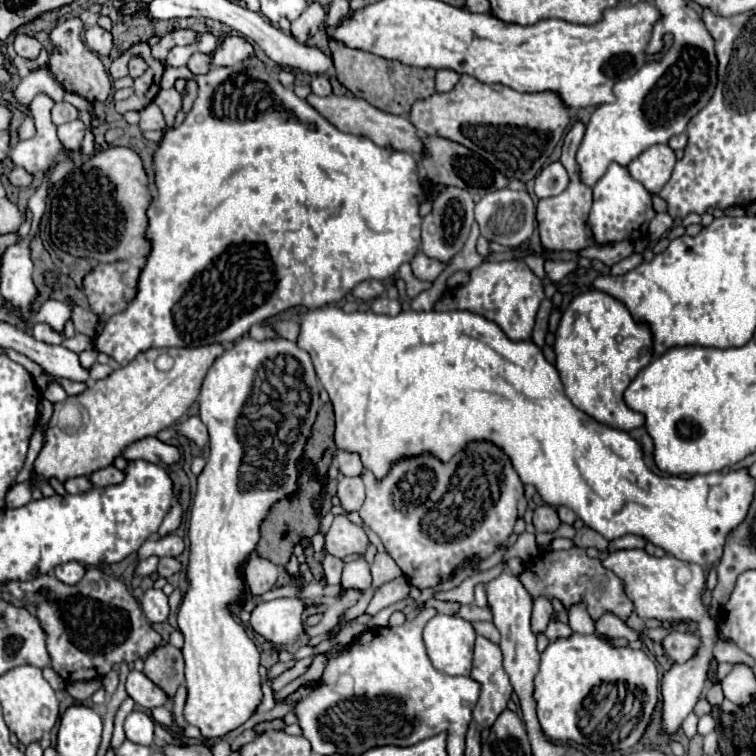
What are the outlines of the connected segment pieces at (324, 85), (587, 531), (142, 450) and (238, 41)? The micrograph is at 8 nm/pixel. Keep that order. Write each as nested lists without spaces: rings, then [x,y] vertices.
[[[314,76],[310,82],[310,88],[312,88],[312,94],[316,94],[316,96],[332,94],[332,86],[330,86],[326,76]]]
[[[582,526],[582,528],[576,532],[574,544],[580,546],[580,548],[590,548],[590,546],[592,546],[592,548],[598,548],[600,552],[608,548],[608,540],[606,540],[602,534],[598,534],[596,530],[588,528],[588,526]]]
[[[154,436],[132,442],[132,446],[128,446],[122,456],[126,460],[146,460],[154,464],[174,464],[180,460],[178,448],[164,444]]]
[[[226,36],[220,44],[220,50],[212,58],[212,66],[236,66],[248,56],[252,56],[252,46],[246,40],[238,36]]]

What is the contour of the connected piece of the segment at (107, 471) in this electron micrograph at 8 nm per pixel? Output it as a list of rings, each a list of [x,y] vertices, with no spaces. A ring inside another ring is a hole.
[[[106,466],[106,468],[100,468],[96,472],[92,472],[88,476],[88,480],[94,484],[94,486],[110,486],[110,484],[118,484],[122,482],[124,478],[124,472],[114,468],[114,466]]]

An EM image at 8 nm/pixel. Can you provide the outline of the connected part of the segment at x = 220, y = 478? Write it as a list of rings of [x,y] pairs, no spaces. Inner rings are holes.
[[[242,336],[212,364],[198,396],[200,418],[210,436],[210,456],[198,476],[198,488],[190,512],[188,590],[178,610],[178,630],[184,636],[182,656],[186,662],[188,688],[184,718],[188,724],[198,726],[206,738],[222,736],[244,724],[262,700],[258,674],[260,652],[246,628],[230,612],[230,606],[242,602],[246,596],[240,566],[260,540],[260,524],[276,502],[290,498],[298,490],[298,462],[304,458],[304,446],[320,410],[320,388],[306,350],[286,338],[252,340]]]

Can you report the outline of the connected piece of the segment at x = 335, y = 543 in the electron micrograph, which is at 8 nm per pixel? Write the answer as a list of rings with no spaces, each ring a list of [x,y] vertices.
[[[336,516],[332,528],[326,536],[326,550],[332,556],[346,558],[352,554],[364,554],[368,546],[368,536],[362,526],[350,522],[346,516]]]

